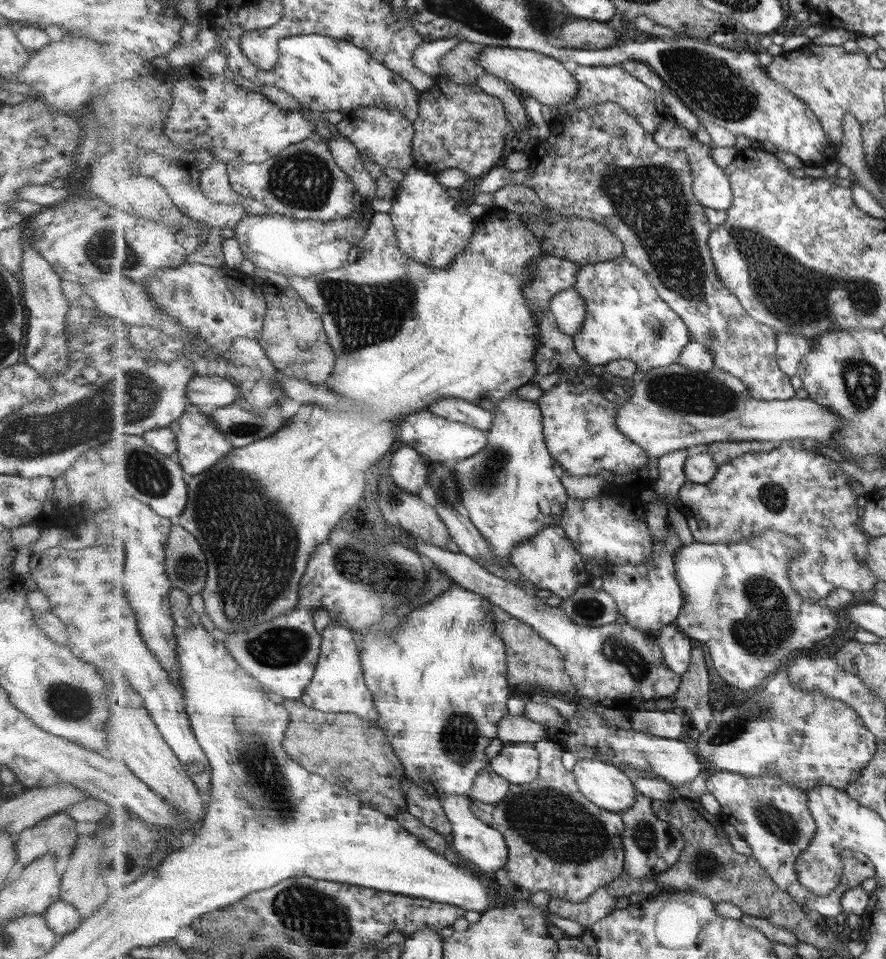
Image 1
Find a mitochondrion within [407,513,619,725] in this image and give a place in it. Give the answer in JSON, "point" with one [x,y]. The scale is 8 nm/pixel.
{"point":[588,608]}

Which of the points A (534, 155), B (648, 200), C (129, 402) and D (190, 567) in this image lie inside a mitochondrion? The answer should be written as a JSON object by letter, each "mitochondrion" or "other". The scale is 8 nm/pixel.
{"A":"other","B":"mitochondrion","C":"mitochondrion","D":"mitochondrion"}

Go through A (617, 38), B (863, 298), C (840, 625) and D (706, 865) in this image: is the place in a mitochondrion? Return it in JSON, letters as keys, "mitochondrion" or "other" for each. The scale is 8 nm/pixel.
{"A":"other","B":"mitochondrion","C":"other","D":"mitochondrion"}

